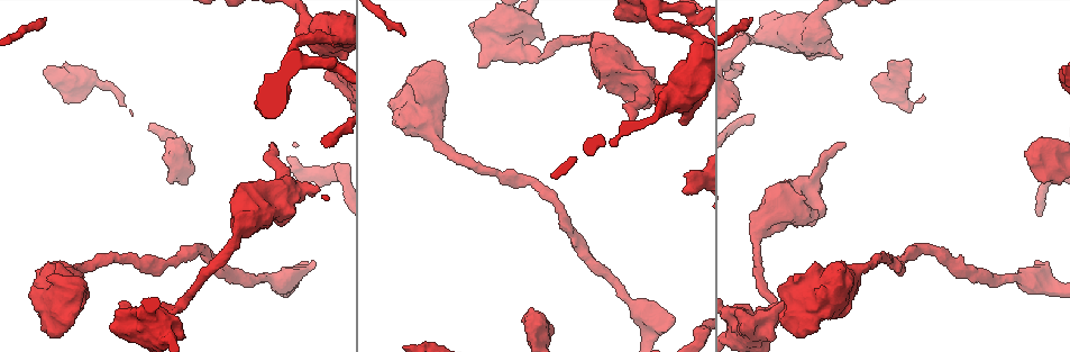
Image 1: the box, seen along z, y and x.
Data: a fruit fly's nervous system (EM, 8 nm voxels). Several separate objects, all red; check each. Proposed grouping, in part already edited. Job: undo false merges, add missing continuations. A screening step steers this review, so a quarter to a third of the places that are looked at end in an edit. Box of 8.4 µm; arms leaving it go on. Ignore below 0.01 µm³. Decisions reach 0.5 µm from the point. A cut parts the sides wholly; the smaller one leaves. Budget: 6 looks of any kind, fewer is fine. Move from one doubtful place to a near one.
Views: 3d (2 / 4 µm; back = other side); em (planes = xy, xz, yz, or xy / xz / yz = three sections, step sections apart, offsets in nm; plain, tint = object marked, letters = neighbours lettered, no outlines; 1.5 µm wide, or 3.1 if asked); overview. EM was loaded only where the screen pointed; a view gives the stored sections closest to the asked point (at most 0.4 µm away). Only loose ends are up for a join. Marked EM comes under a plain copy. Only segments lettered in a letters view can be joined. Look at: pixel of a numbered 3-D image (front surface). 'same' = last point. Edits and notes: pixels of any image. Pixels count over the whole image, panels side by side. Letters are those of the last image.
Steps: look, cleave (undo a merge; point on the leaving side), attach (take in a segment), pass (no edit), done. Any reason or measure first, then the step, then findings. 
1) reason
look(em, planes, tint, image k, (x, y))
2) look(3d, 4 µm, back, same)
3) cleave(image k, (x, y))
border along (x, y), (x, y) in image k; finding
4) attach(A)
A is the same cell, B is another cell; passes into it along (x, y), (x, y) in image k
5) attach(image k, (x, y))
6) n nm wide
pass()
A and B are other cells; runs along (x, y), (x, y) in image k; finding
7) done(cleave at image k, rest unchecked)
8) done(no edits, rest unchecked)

branch stops here
look(em, xz, step 8, letters, image 1, (670, 321))

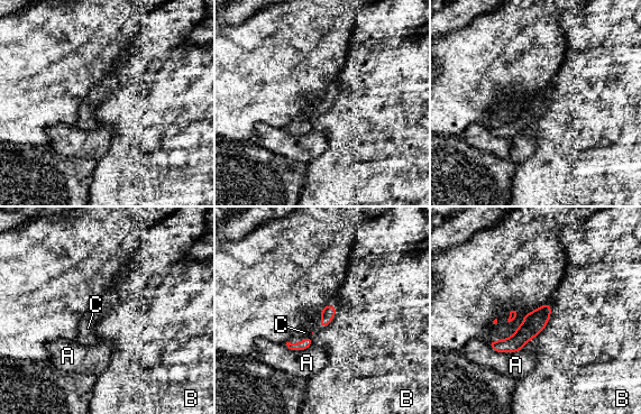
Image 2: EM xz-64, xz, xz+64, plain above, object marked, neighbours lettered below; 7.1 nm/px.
attach(C)
C is the same cell, A and B are other cells; it goes on there

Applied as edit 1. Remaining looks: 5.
look(3d, 2 µm, back, image 1, (684, 177))

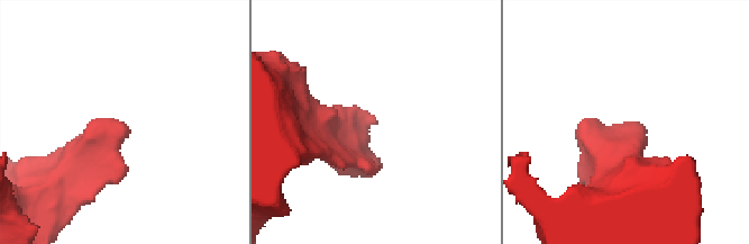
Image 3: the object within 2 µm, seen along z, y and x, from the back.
need the tissue
look(em, xz, step 4, tint, image 3, (627, 123))

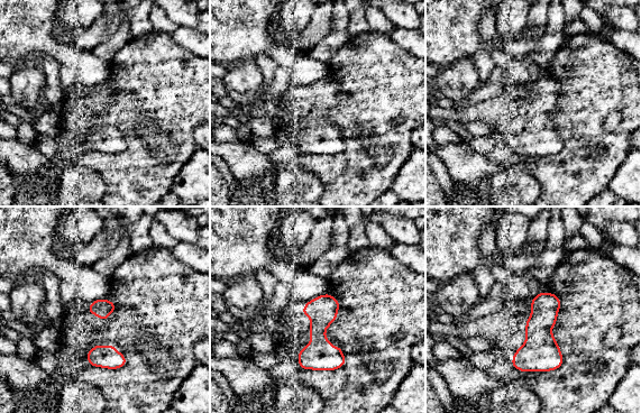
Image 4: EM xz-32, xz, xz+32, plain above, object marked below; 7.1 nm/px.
cut it another way
look(em, planes, letters, same)

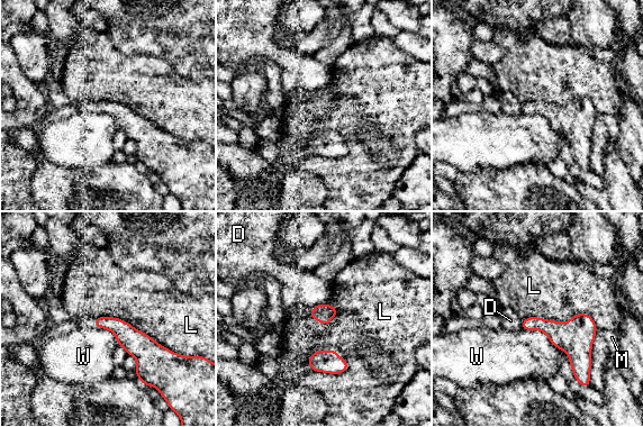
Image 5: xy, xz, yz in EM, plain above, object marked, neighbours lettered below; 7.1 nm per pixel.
pass()
D, L, M and W are other cells; none of them fits

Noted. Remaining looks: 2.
sudden change in width
look(3d, 4 µm, image 1, (338, 40))

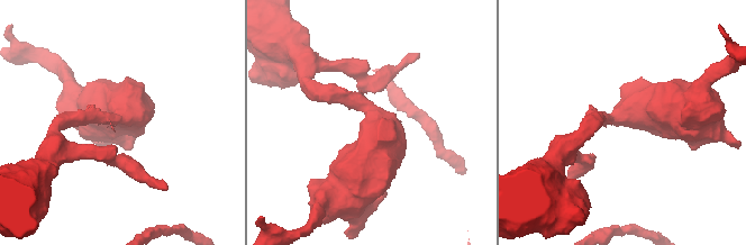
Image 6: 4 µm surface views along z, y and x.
look(em, planes, letters, image 6, (369, 113))

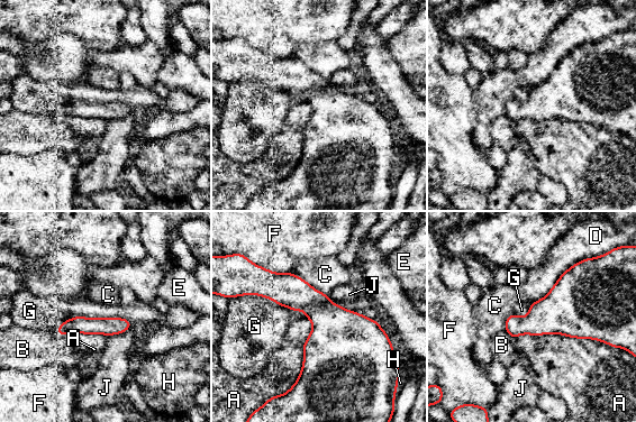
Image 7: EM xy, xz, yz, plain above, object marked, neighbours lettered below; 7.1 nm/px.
130 nm wide
pass()
A, B, C, D, E, F, G, H and J are other cells; border along (133, 323), (72, 317), (54, 329) in image 7; all the same cell

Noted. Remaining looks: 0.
done(attach at image 2, rest unchecked)

